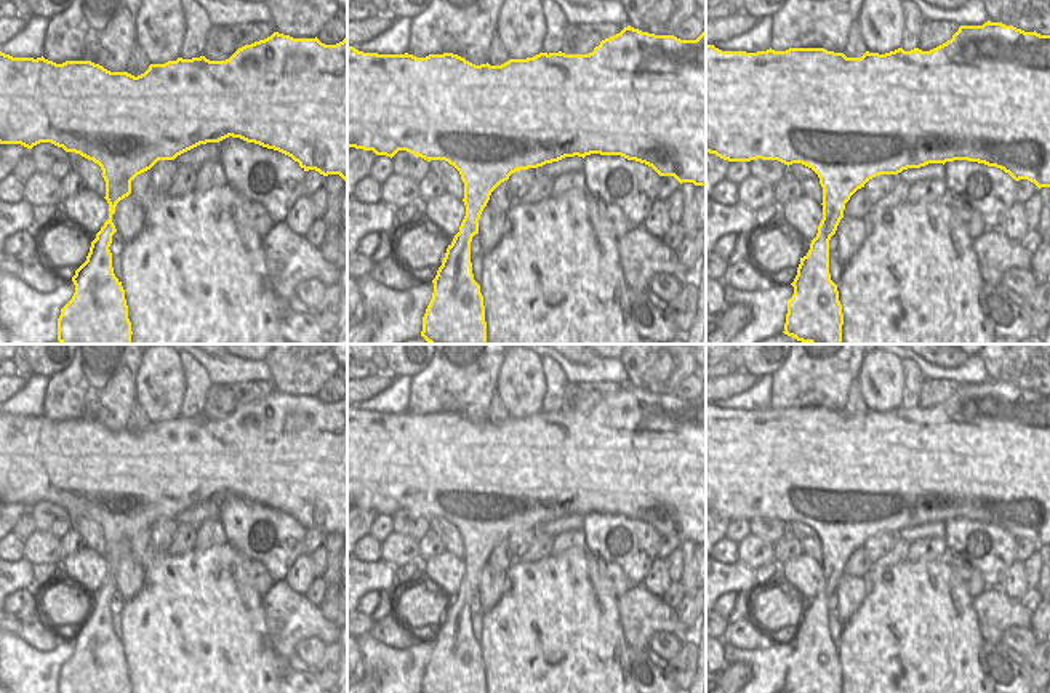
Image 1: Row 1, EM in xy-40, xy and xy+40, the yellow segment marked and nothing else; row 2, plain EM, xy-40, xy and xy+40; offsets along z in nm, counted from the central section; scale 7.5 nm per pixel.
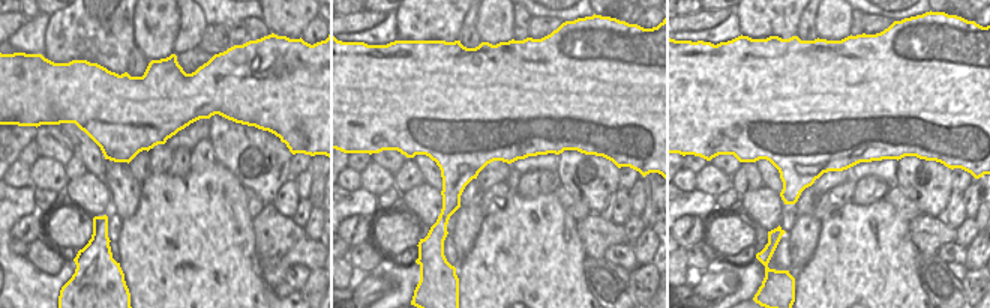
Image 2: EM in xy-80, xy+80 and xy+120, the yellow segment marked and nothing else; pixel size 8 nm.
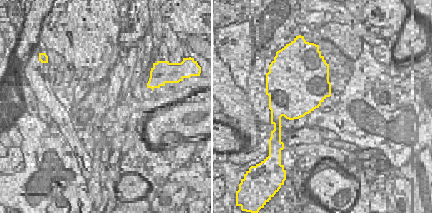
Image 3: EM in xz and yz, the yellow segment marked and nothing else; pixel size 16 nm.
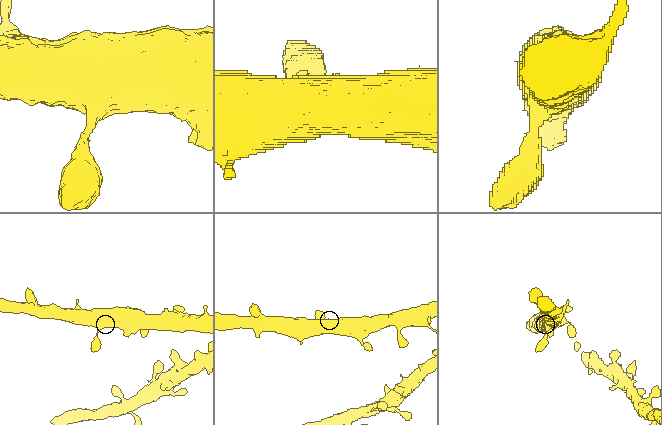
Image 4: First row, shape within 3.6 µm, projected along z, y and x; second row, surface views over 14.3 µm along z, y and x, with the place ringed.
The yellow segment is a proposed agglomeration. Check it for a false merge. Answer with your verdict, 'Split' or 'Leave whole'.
Leave whole.

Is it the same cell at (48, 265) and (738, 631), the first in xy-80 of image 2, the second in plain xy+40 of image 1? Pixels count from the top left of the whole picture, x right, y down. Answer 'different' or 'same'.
same

